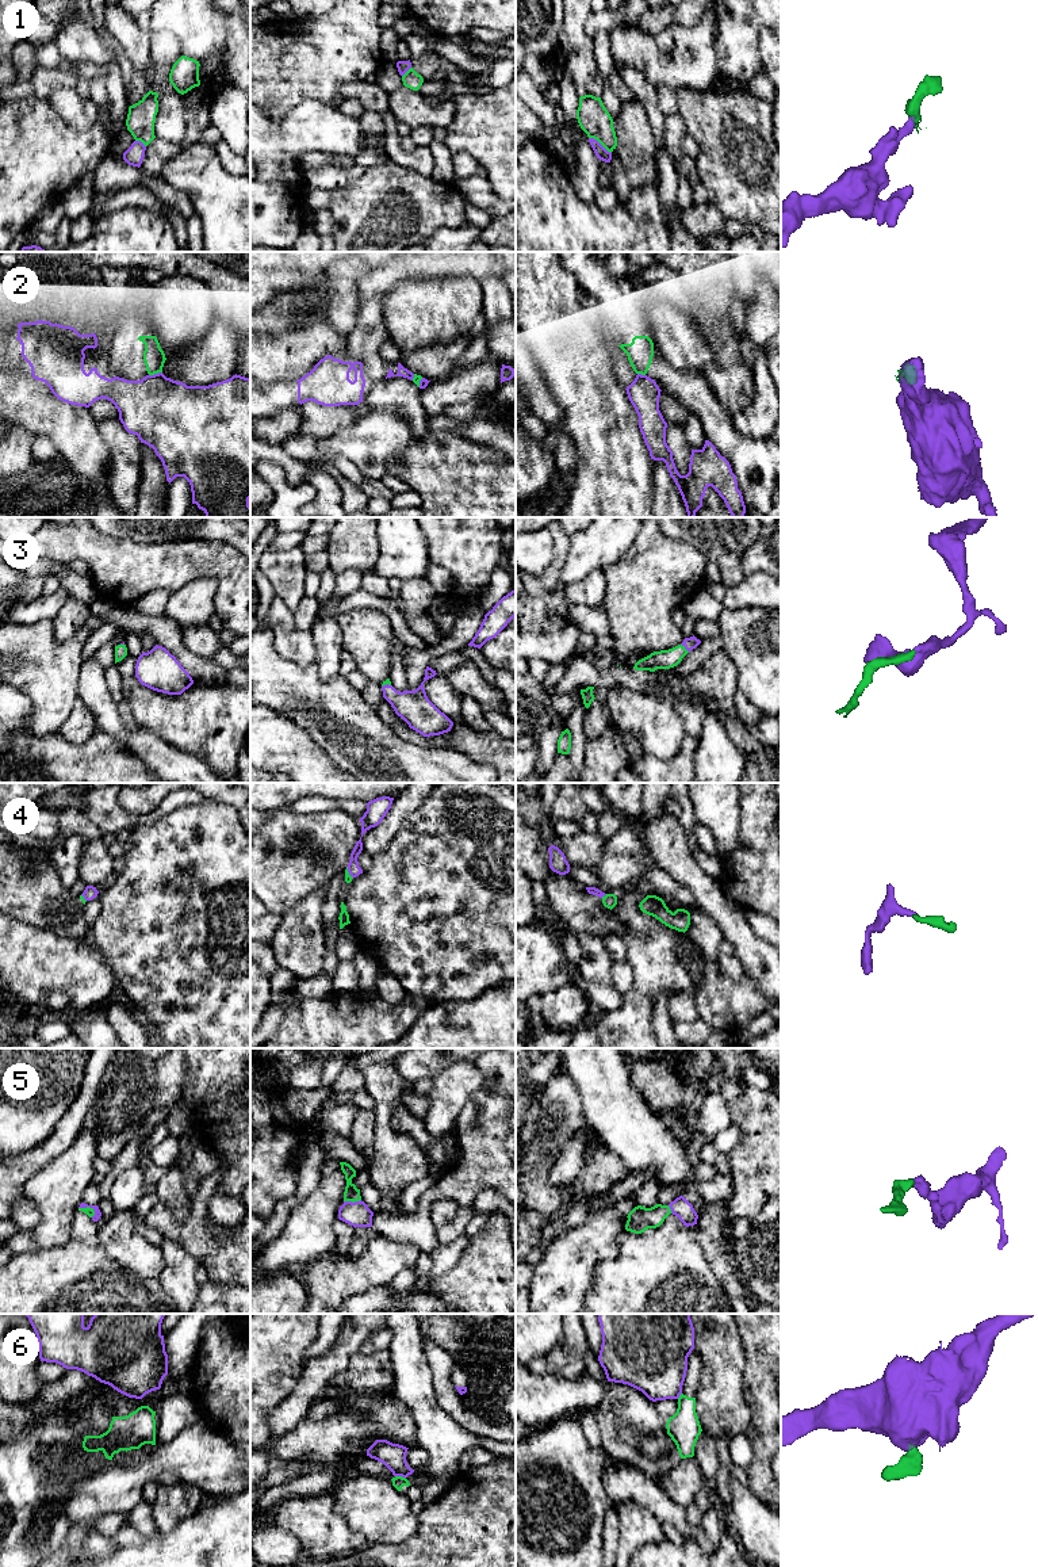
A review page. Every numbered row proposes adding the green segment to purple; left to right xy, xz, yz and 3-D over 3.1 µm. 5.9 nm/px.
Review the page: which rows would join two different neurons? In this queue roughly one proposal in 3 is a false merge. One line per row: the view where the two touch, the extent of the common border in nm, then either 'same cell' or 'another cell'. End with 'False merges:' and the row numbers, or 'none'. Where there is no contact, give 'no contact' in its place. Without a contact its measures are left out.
1: yz | 170 nm | another cell
2: xy | 80 nm | another cell
3: yz | 70 nm | same cell
4: yz | 40 nm | same cell
5: xz | 110 nm | same cell
6: xz | 70 nm | another cell
False merges: 1, 2, 6

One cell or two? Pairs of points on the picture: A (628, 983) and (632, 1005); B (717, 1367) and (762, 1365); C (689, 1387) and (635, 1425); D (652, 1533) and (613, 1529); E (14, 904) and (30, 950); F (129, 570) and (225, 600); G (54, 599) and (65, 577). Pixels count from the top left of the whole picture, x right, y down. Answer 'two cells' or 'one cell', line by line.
A: one cell
B: two cells
C: one cell
D: two cells
E: two cells
F: one cell
G: two cells

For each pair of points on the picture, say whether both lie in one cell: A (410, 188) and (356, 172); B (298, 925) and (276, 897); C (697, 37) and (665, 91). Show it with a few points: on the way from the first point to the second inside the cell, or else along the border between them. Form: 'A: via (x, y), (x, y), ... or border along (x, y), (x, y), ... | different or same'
A: border along (366, 169), (334, 191) | different
B: border along (313, 893), (301, 898), (282, 916) | different
C: border along (655, 87), (669, 86), (674, 90) | different

